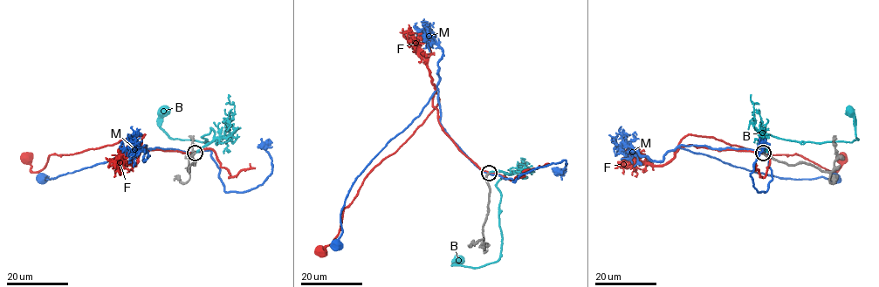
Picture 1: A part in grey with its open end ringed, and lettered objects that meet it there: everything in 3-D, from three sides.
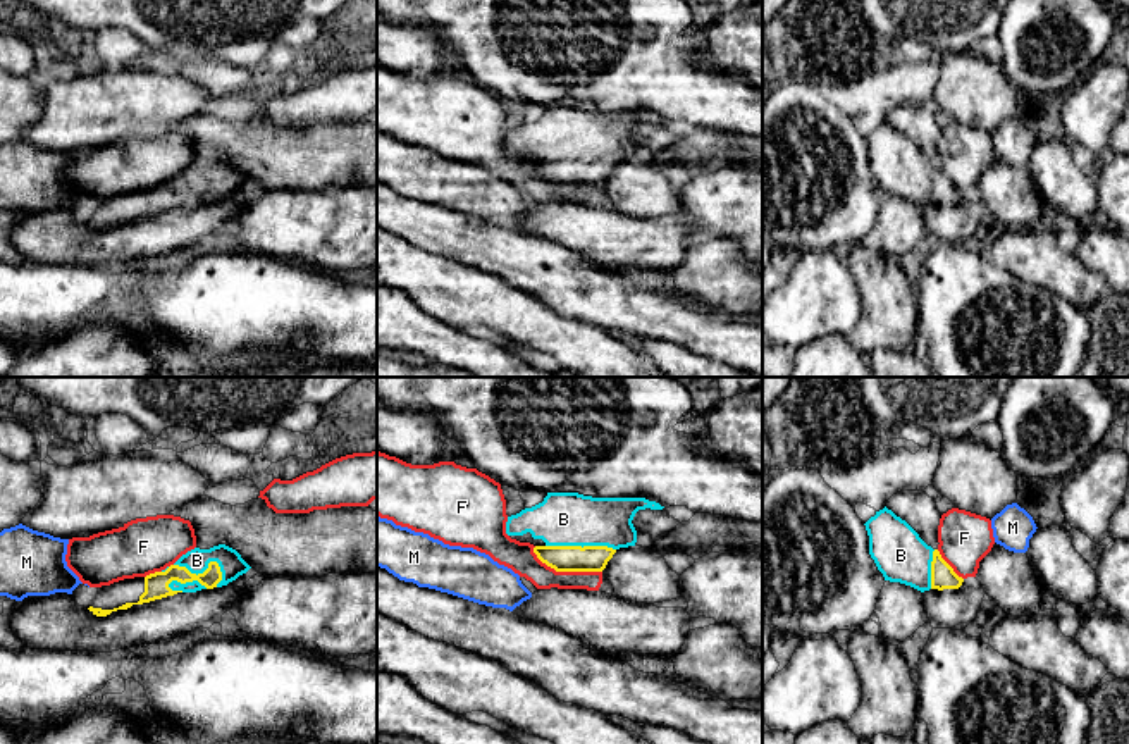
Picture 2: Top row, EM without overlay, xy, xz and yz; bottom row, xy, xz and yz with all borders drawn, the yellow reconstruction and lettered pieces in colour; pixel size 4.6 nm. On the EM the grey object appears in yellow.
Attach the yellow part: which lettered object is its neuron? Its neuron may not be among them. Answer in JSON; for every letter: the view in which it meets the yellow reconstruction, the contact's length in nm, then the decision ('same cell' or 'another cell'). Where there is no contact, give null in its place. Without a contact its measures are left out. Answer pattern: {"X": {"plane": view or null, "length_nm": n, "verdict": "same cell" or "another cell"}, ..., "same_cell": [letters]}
{"B": {"plane": "xy", "length_nm": 240, "verdict": "same cell"}, "F": {"plane": "xz", "length_nm": 340, "verdict": "another cell"}, "M": {"plane": null, "verdict": "another cell"}, "same_cell": ["B"]}

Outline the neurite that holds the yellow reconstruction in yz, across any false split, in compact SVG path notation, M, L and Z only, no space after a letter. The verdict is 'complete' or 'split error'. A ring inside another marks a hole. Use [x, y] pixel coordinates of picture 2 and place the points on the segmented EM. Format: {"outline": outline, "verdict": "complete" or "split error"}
{"outline": "M886 506L866 524L869 555L885 580L929 589L959 589L964 582L919 534Z", "verdict": "split error"}

